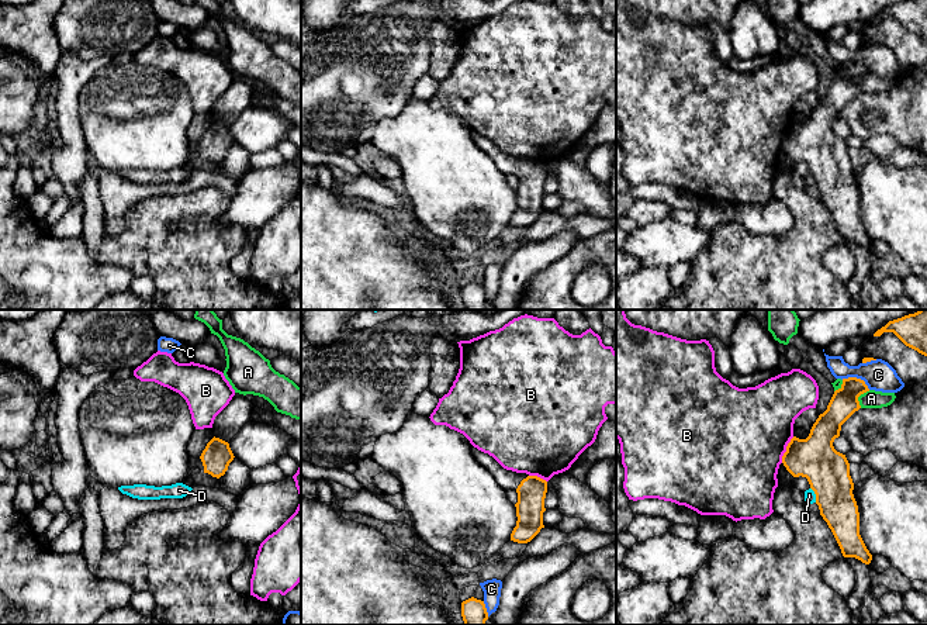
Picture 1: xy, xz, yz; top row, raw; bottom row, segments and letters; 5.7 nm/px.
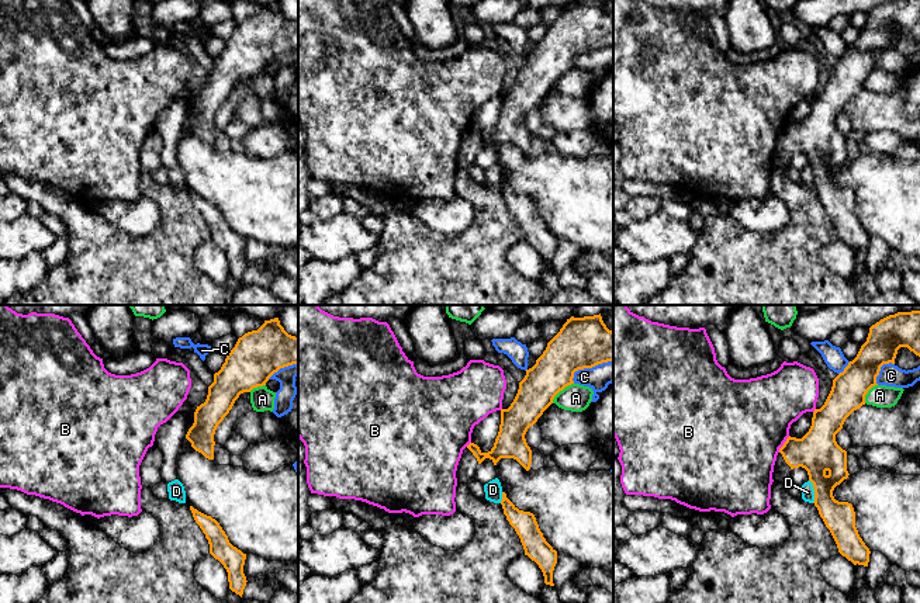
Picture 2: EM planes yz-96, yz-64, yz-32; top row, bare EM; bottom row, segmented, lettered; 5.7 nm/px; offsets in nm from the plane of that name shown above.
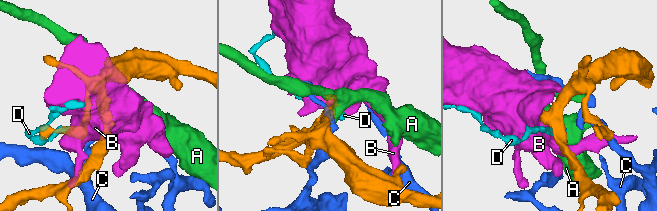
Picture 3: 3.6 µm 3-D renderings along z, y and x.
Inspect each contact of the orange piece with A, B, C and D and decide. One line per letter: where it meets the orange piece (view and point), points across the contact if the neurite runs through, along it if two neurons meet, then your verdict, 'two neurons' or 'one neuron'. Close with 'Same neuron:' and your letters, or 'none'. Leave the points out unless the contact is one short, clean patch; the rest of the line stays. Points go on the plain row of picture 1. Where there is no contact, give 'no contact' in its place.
A: meets orange in yz at (858, 80); two neurons
B: meets orange in yz at (787, 134); border along yz (794, 121), (781, 147); two neurons
C: meets orange in yz at (855, 62); two neurons
D: meets orange in yz at (815, 178); border along yz (810, 172), (816, 186); two neurons
Same neuron: none

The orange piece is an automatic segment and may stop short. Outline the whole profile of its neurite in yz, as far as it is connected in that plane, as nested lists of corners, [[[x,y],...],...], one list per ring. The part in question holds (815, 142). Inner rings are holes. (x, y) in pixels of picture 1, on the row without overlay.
[[[843,63],[827,94],[819,100],[806,124],[793,121],[778,153],[778,169],[792,170],[795,162],[806,162],[816,179],[820,200],[831,214],[844,242],[869,249],[872,239],[859,220],[859,197],[845,139],[833,131],[841,110],[861,93],[858,82],[869,76],[864,65]]]

